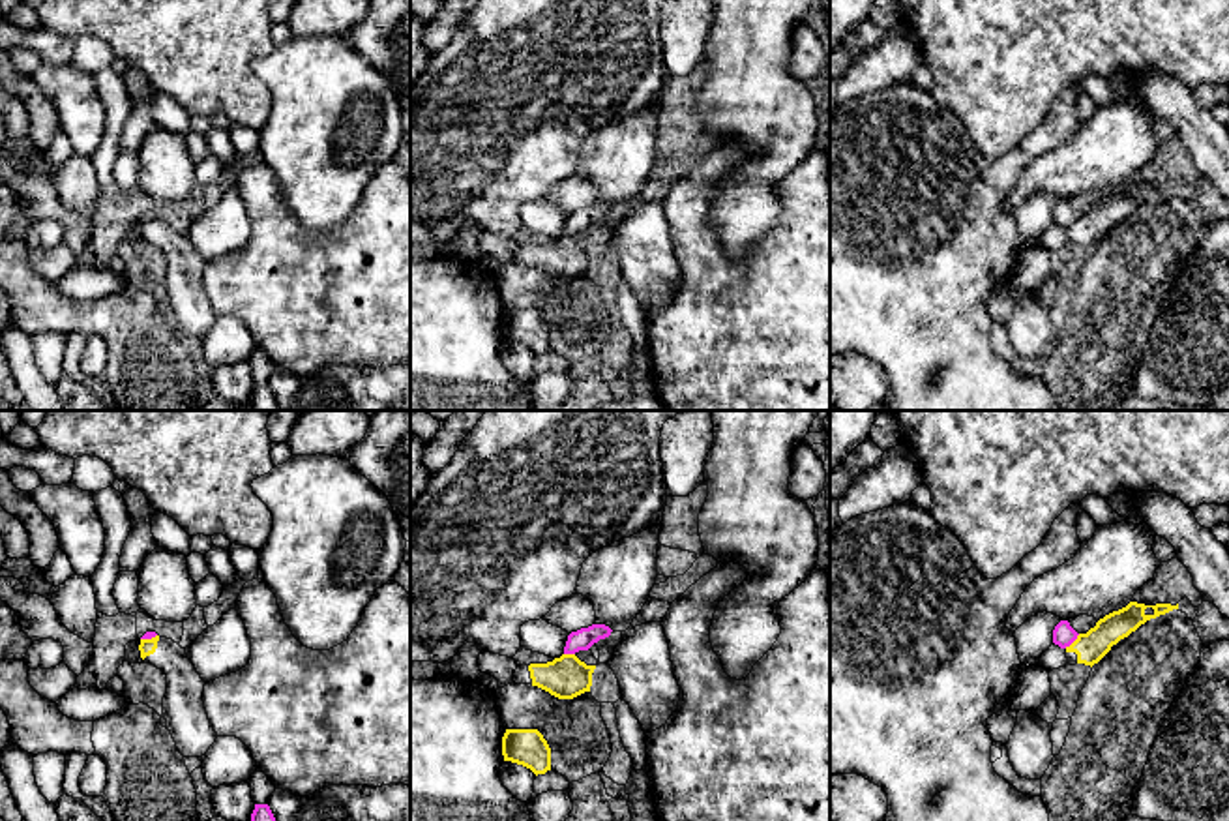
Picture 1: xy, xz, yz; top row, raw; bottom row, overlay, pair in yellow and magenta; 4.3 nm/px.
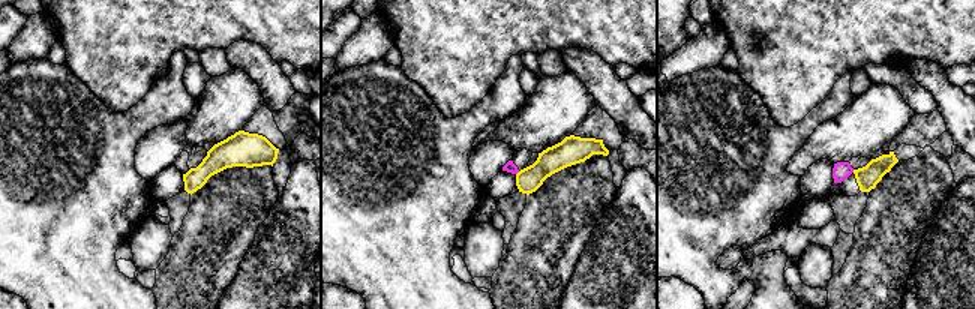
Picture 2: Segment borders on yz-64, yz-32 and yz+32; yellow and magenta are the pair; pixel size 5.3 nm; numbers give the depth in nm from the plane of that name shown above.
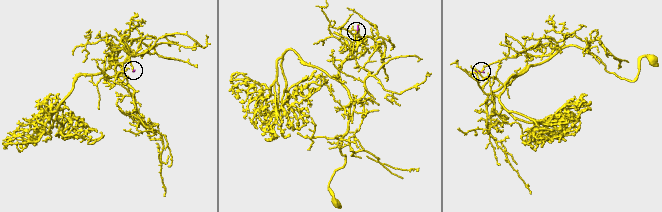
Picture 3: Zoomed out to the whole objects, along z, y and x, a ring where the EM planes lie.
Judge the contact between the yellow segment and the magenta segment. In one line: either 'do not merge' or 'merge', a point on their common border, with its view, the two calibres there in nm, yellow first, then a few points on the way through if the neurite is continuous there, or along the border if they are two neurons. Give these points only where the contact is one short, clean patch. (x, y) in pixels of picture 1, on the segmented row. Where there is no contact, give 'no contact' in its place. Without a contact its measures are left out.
do not merge; contact yz (1074, 641); calibres 140 and 90 nm; border yz (1080, 634), (1065, 647)

